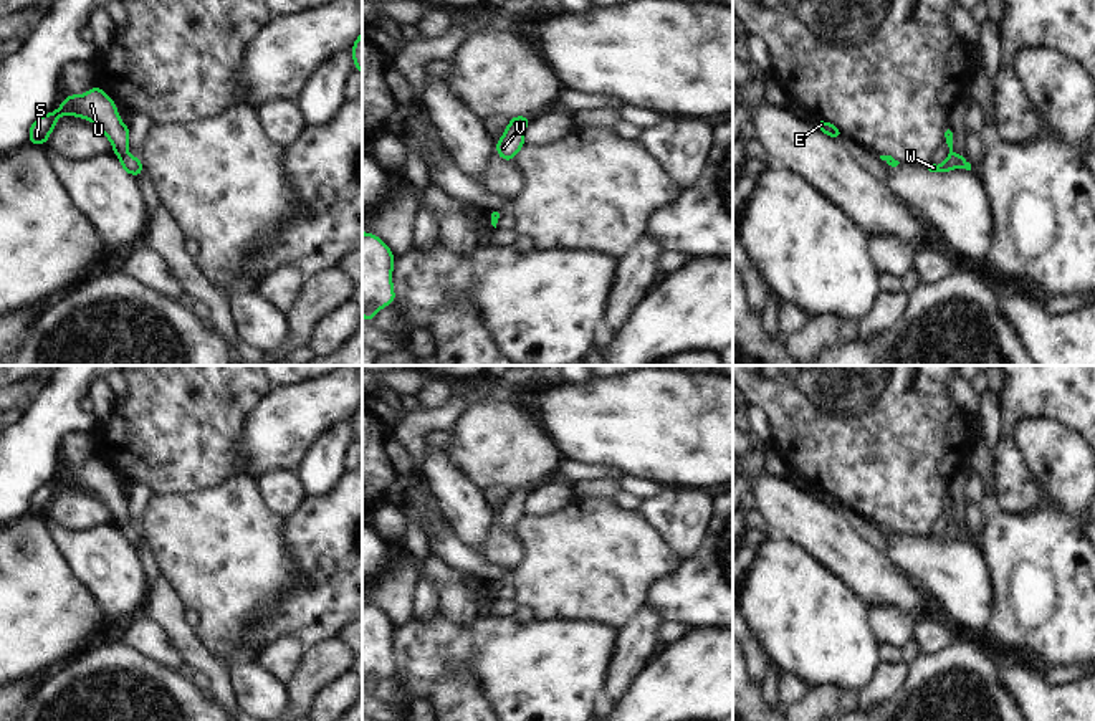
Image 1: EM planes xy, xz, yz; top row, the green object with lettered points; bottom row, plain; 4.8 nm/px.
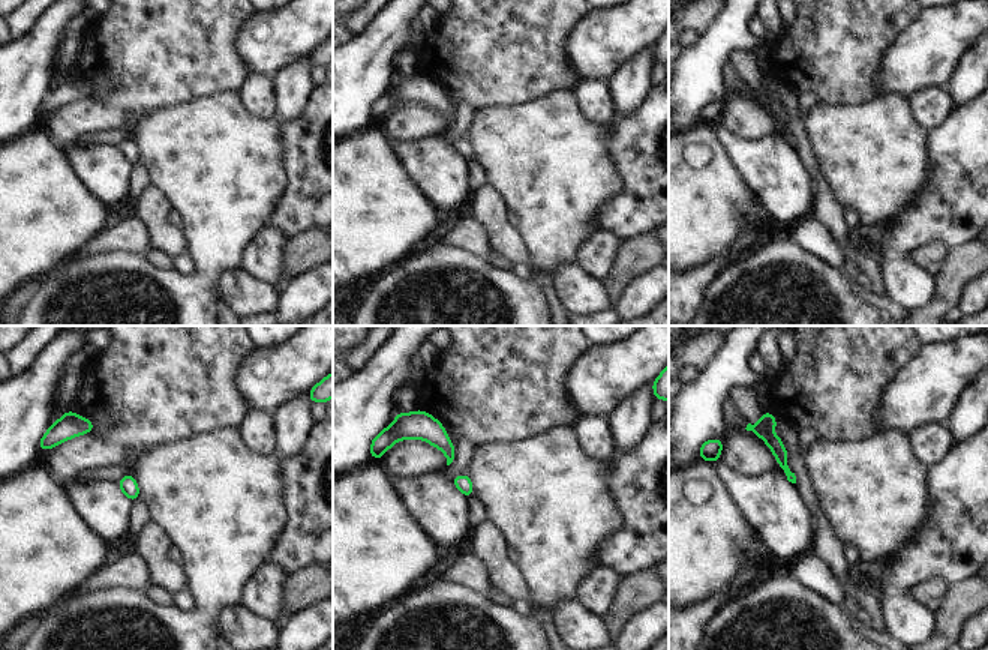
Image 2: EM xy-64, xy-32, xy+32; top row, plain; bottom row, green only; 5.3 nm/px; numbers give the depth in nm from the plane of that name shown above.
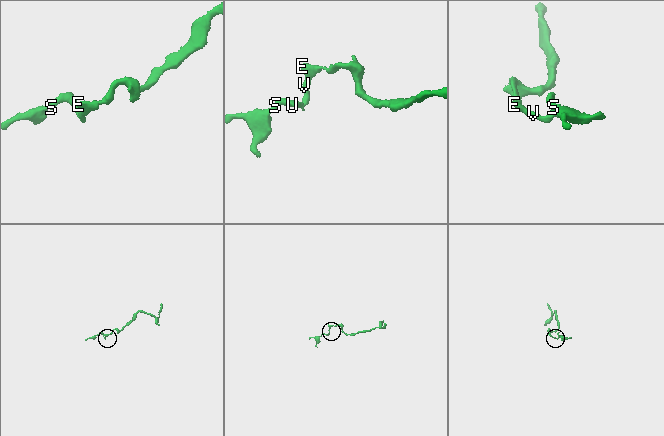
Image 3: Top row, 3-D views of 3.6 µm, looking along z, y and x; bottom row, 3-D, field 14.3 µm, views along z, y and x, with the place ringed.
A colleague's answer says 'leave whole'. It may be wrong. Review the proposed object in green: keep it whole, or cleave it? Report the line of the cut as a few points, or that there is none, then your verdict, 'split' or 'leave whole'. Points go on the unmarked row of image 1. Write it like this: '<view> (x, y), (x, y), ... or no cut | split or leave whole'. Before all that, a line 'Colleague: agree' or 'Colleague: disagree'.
Colleague: agree
no cut | leave whole

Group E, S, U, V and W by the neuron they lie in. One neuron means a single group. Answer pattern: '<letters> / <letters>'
E S U V W

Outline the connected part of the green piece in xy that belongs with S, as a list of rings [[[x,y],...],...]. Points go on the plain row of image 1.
[[[93,456],[83,466],[66,463],[66,471],[55,483],[41,485],[30,498],[28,508],[35,516],[45,516],[60,486],[69,485],[94,493],[111,511],[122,539],[137,547],[144,542],[142,532],[127,524],[129,498],[119,489],[114,471],[104,460]]]

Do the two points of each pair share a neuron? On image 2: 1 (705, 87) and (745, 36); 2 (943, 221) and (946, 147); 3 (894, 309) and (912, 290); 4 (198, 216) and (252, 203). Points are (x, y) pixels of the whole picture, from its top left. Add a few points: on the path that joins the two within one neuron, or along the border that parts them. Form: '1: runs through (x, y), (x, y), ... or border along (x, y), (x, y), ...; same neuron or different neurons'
1: runs through (705, 72), (705, 65), (730, 39); same neuron
2: runs through (946, 203), (946, 165); same neuron
3: border along (886, 296), (906, 309); different neurons
4: runs through (212, 216), (225, 203), (239, 203); same neuron

